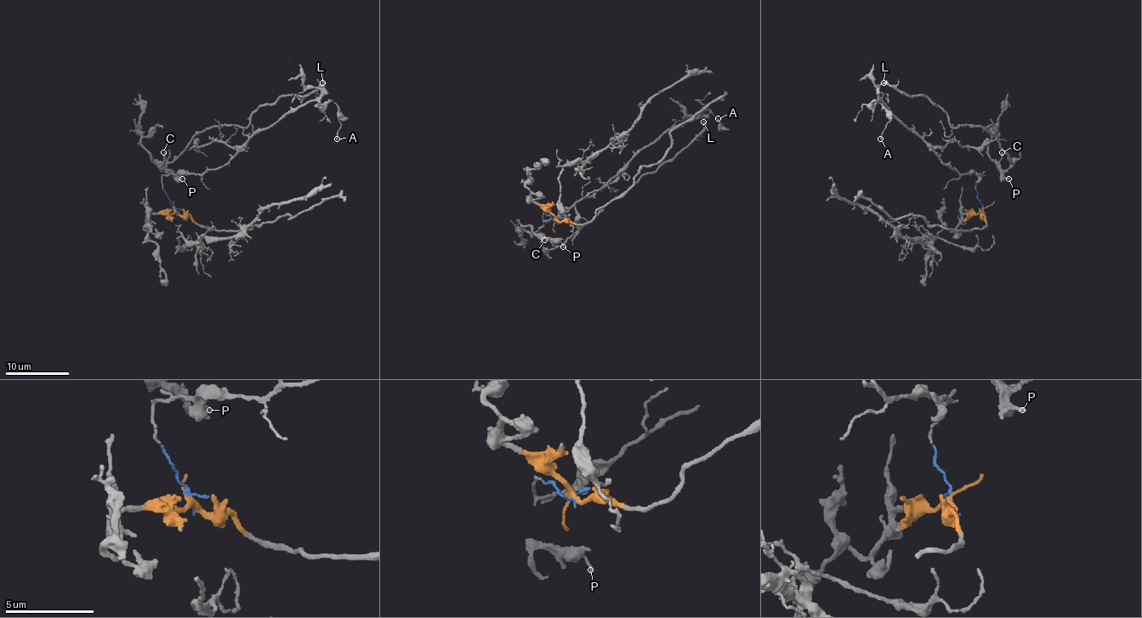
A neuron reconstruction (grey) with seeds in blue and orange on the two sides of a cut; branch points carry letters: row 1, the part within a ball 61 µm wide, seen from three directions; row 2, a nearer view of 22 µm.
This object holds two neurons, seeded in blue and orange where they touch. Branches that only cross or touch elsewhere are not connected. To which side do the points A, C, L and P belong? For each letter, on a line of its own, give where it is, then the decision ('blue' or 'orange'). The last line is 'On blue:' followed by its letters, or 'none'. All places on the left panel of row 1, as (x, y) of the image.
A: place (337, 138); blue
C: place (163, 152); blue
L: place (322, 82); blue
P: place (182, 178); blue
On blue: A, C, L, P

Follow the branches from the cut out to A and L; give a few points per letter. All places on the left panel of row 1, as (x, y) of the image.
A: (174, 211), (163, 175), (218, 169), (260, 131), (311, 101), (338, 105), (337, 138)
L: (174, 211), (163, 175), (218, 169), (238, 150), (193, 138), (244, 127), (322, 82)

